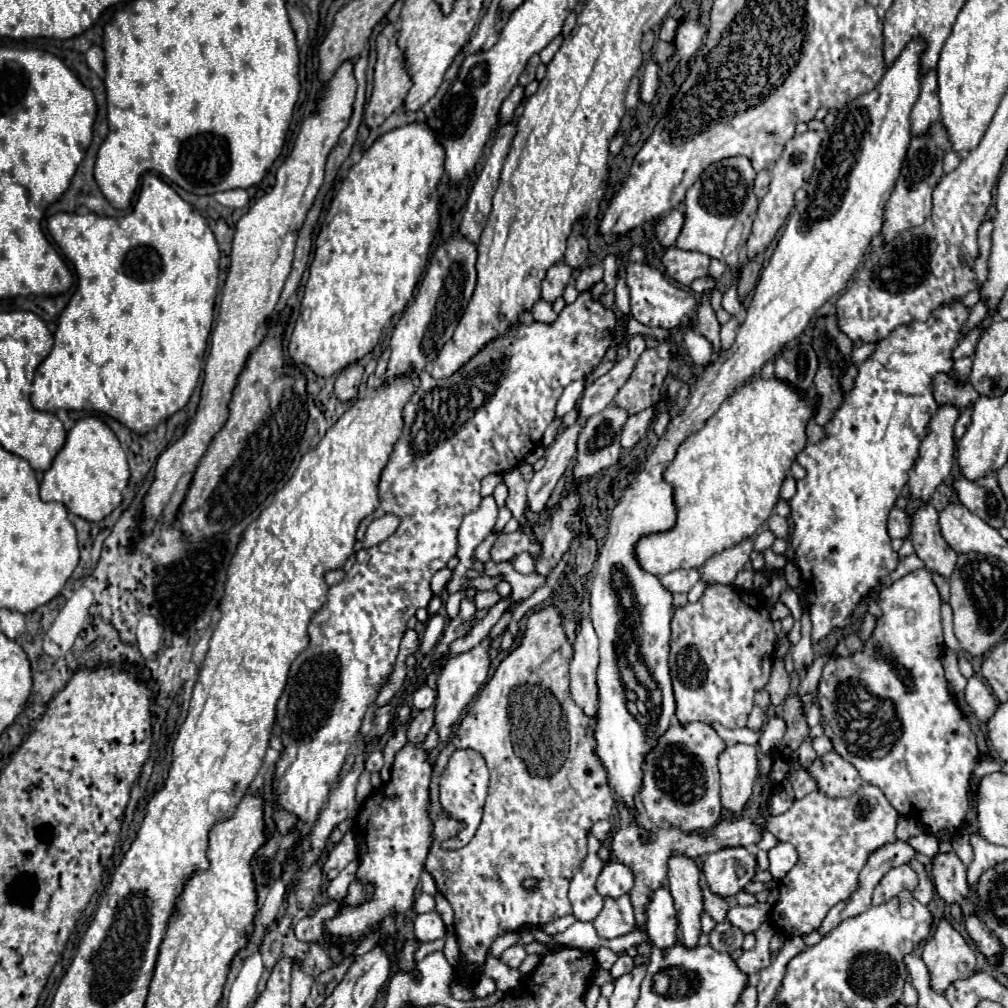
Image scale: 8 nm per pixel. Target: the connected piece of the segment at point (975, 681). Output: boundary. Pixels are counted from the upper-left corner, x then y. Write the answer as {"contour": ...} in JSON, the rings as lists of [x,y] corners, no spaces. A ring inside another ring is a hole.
{"contour":[[[970,677],[968,685],[964,689],[964,695],[966,695],[966,701],[972,707],[974,715],[980,719],[980,723],[986,725],[988,719],[992,719],[992,715],[996,713],[996,707],[998,707],[990,689],[978,677]]]}

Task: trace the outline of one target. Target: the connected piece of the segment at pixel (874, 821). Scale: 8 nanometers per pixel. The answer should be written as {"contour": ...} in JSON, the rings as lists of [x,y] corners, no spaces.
{"contour":[[[862,783],[862,787],[846,799],[834,799],[828,797],[822,791],[812,791],[802,799],[796,799],[792,807],[782,813],[766,819],[766,829],[778,837],[778,841],[788,841],[798,851],[798,863],[794,869],[780,881],[780,899],[772,909],[772,923],[774,927],[784,935],[808,935],[820,927],[828,911],[844,899],[850,899],[856,893],[856,887],[860,885],[860,871],[864,869],[864,863],[868,861],[868,855],[872,851],[894,843],[896,841],[896,825],[898,825],[898,811],[890,805],[890,801],[884,797],[884,793],[870,785]]]}

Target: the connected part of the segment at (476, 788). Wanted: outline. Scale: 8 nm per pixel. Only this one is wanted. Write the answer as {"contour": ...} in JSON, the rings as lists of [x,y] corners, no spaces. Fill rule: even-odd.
{"contour":[[[468,749],[468,751],[456,751],[446,767],[446,771],[442,773],[442,781],[440,781],[440,805],[444,809],[444,813],[456,821],[460,821],[464,827],[456,833],[456,837],[450,837],[446,841],[442,841],[442,849],[456,850],[464,845],[468,845],[472,839],[474,832],[480,825],[482,819],[482,807],[484,807],[484,797],[486,797],[486,789],[488,789],[488,769],[484,759]]]}

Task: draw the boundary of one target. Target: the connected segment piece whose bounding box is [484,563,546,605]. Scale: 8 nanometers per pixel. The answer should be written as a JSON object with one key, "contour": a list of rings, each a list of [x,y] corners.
{"contour":[[[486,563],[484,567],[486,575],[504,575],[504,581],[508,581],[512,585],[512,603],[510,605],[518,605],[522,601],[526,601],[536,589],[546,585],[544,575],[532,571],[530,575],[522,575],[518,571],[514,571],[514,567],[502,567],[502,565],[494,565],[494,563]]]}

